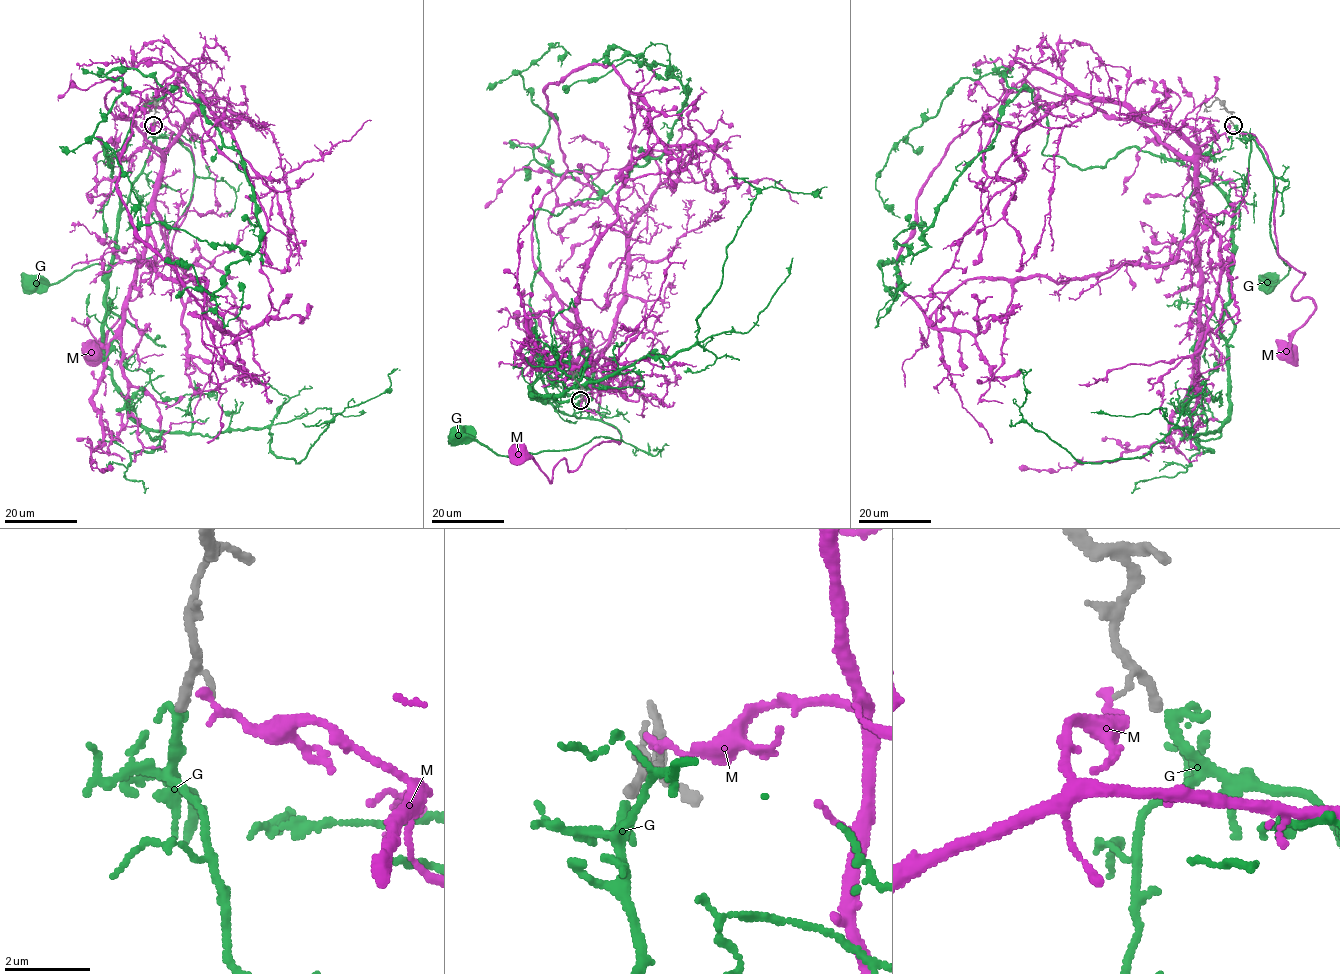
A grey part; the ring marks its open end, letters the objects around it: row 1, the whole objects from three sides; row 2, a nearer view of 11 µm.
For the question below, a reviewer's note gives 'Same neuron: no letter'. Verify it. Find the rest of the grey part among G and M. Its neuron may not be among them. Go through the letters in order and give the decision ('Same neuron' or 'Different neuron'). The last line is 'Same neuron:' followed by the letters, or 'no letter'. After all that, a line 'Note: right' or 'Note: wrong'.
G: Same neuron
M: Different neuron
Same neuron: G
Note: wrong

